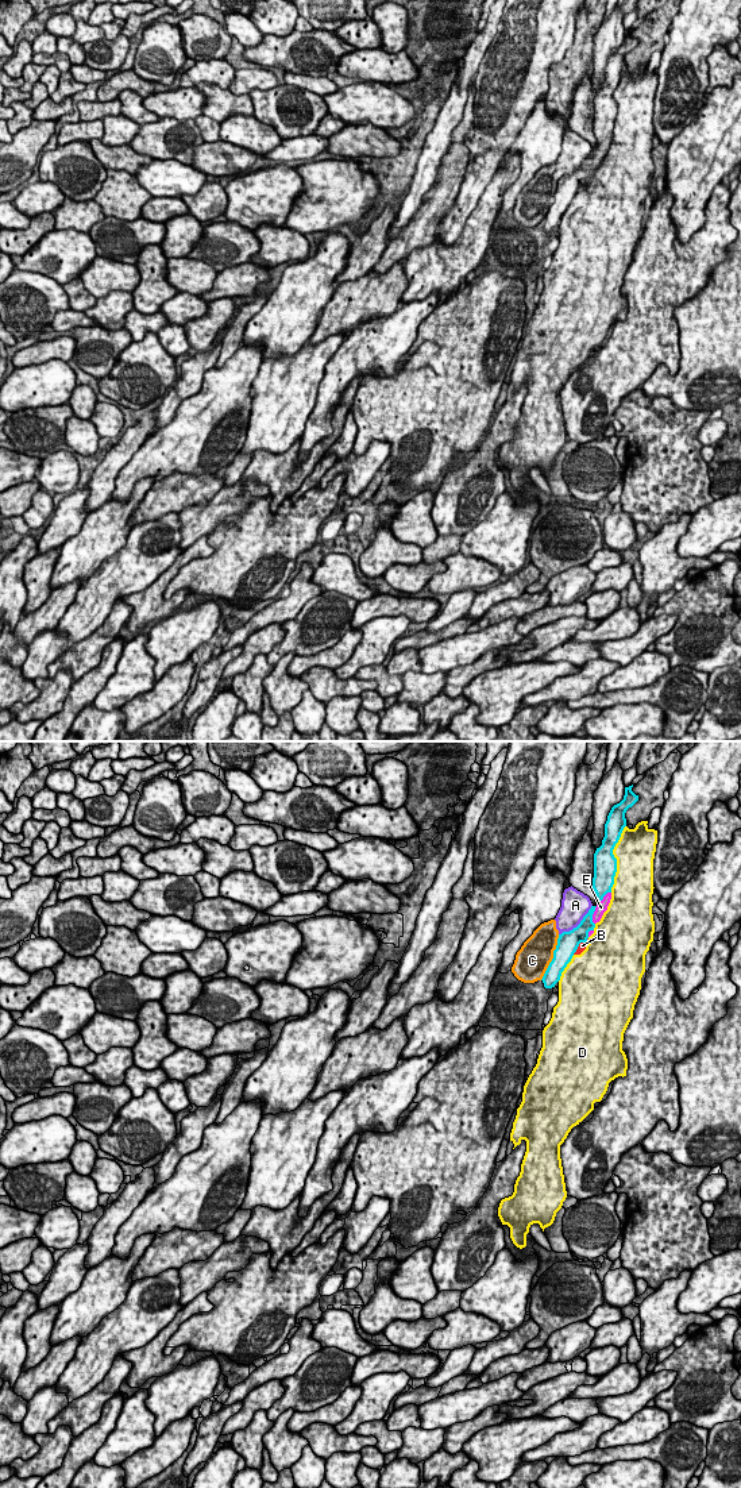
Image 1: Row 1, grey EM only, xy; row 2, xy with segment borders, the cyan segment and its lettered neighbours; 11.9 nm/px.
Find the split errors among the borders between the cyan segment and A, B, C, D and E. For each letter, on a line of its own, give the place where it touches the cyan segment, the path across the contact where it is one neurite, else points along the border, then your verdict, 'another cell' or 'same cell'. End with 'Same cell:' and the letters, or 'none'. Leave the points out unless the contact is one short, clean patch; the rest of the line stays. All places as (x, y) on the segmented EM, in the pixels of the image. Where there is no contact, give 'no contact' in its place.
A: meets cyan in xy at (579, 924); another cell
B: meets cyan in xy at (579, 943); border along xy (587, 937), (572, 953); another cell
C: meets cyan in xy at (554, 958); another cell
D: meets cyan in xy at (616, 859); another cell
E: meets cyan in xy at (595, 906); same cell
Same cell: E

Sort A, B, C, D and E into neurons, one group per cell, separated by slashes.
A C / B D / E

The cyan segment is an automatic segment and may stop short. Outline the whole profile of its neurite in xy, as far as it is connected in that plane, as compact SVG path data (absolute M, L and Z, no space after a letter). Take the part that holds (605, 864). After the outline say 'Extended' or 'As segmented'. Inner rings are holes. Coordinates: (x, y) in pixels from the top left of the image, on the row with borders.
M632 786L625 787L624 799L614 805L605 824L605 837L602 845L594 853L593 888L597 894L597 905L591 906L580 924L570 932L559 934L553 959L549 963L543 983L545 988L552 988L560 980L561 972L571 961L580 942L586 942L594 933L595 924L601 921L611 899L611 887L617 872L617 859L613 849L626 826L625 813L637 801L638 795L632 791Z. Extended

